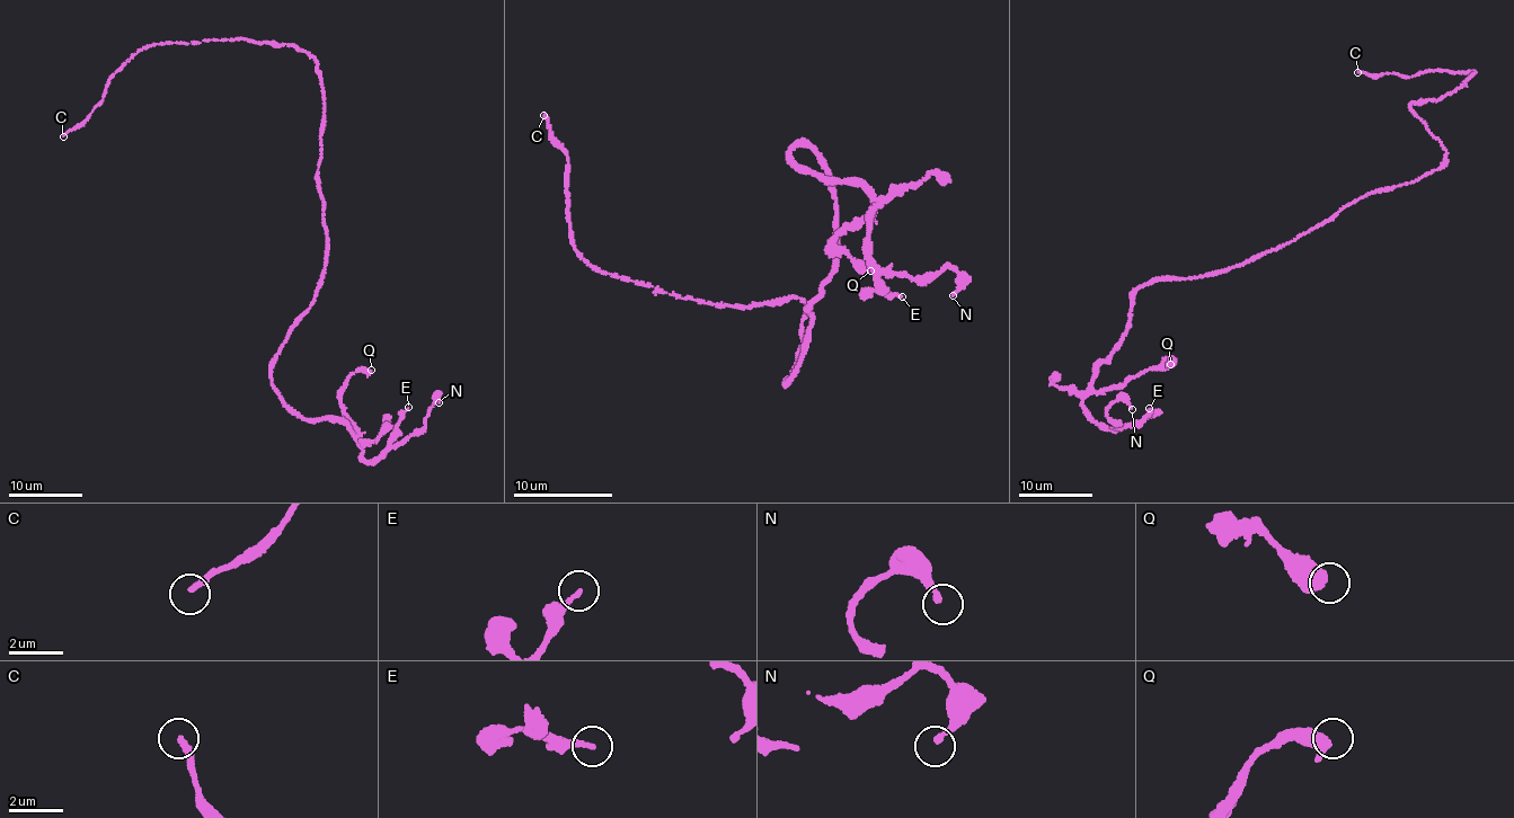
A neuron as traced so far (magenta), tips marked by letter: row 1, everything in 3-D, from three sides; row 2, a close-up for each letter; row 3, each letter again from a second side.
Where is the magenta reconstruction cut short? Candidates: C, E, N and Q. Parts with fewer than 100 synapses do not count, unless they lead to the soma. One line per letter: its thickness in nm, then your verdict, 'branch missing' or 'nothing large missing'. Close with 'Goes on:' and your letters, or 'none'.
C: 240 nm thick; branch missing
E: 190 nm thick; nothing large missing
N: 220 nm thick; nothing large missing
Q: 600 nm thick; nothing large missing
Goes on: C

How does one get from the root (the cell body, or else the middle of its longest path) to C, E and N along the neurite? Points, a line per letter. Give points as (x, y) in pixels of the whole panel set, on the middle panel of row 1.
C: (812, 307), (789, 382), (804, 340), (799, 298), (706, 303), (587, 263), (570, 239), (567, 151), (543, 115)
E: (812, 307), (838, 255), (837, 198), (799, 144), (797, 167), (879, 204), (868, 267), (902, 296)
N: (812, 307), (838, 255), (837, 198), (799, 144), (797, 167), (879, 204), (870, 265), (949, 266), (953, 295)

